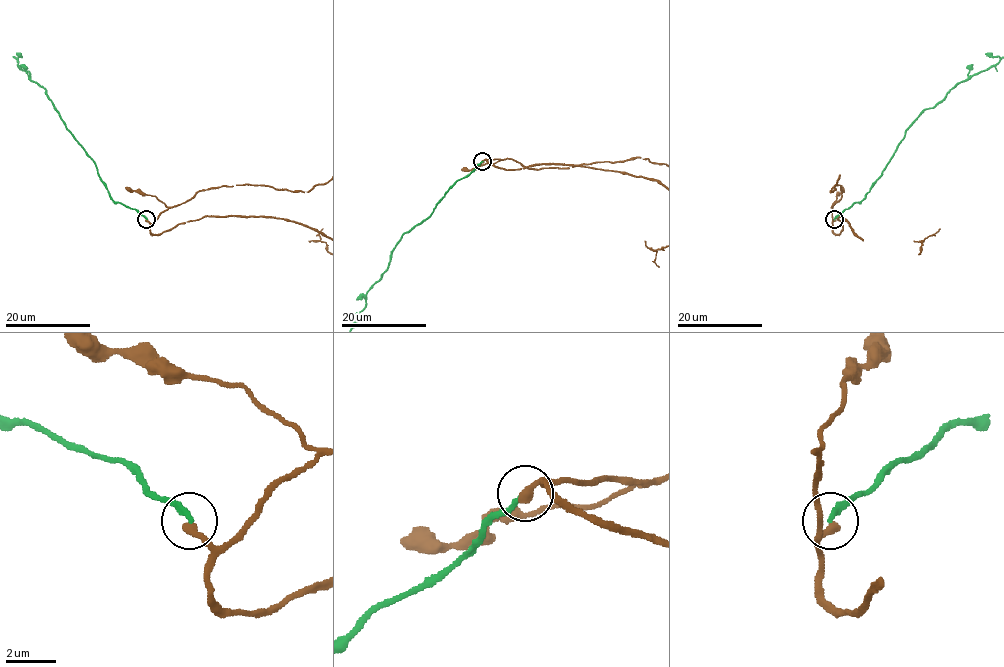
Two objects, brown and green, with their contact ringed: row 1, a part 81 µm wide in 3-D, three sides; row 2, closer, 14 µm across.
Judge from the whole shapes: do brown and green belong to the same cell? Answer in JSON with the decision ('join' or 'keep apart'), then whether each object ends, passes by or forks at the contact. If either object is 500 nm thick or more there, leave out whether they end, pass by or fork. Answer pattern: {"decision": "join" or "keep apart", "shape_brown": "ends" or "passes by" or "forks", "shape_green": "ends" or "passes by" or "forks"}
{"decision": "keep apart", "shape_brown": "ends", "shape_green": "ends"}

